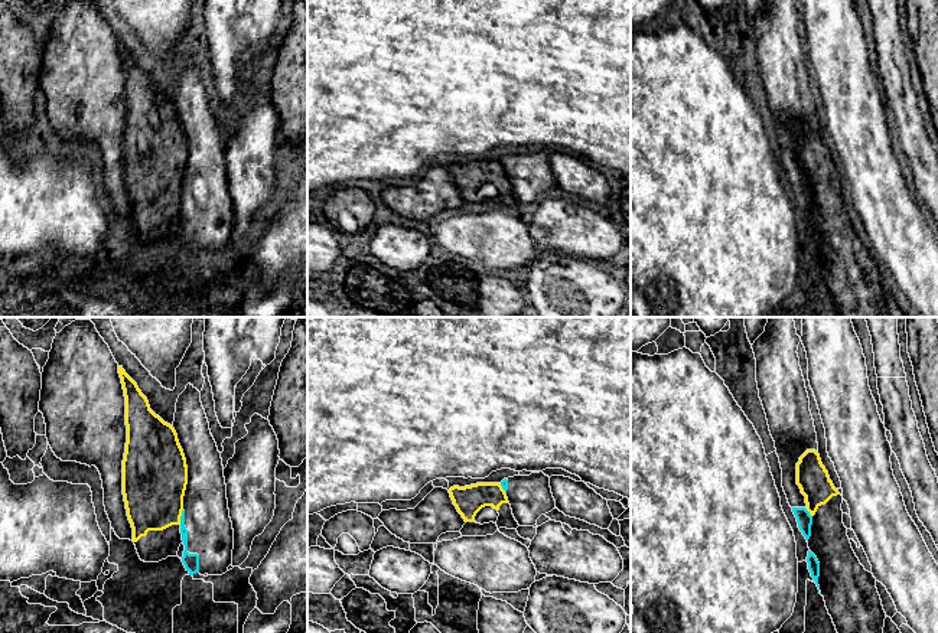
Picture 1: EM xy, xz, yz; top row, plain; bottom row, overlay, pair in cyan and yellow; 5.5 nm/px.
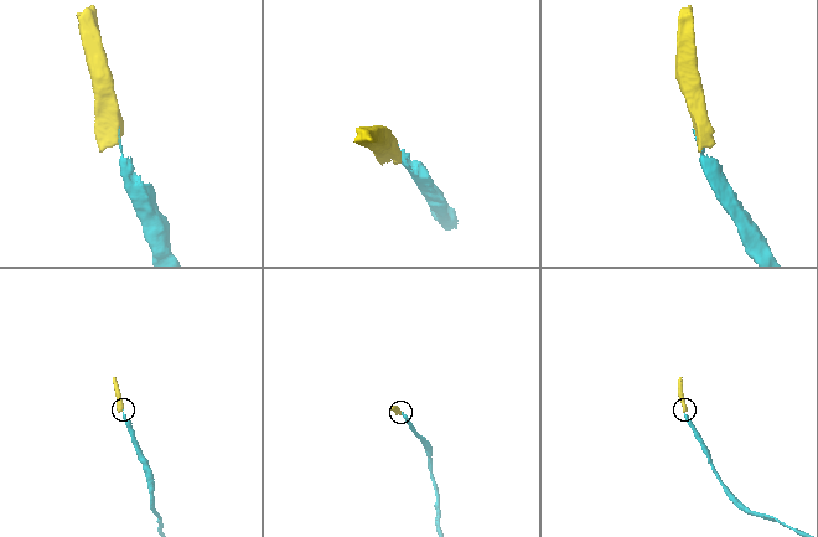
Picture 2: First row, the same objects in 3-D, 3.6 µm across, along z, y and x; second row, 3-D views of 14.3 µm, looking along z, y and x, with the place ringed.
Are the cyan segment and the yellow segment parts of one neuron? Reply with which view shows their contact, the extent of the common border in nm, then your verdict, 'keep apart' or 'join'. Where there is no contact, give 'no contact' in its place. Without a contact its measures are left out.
xy | 80 nm | keep apart

